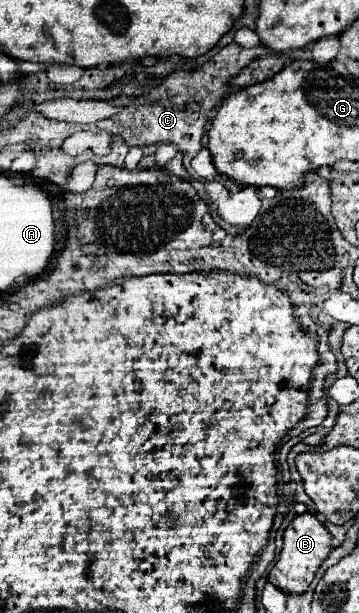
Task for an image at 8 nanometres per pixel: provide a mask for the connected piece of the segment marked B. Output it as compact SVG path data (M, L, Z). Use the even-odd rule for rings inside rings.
M310 511L296 515L284 531L284 545L278 561L272 565L268 573L268 581L274 583L284 593L302 593L308 589L320 563L328 557L330 551L332 551L332 535L324 527L324 523Z

